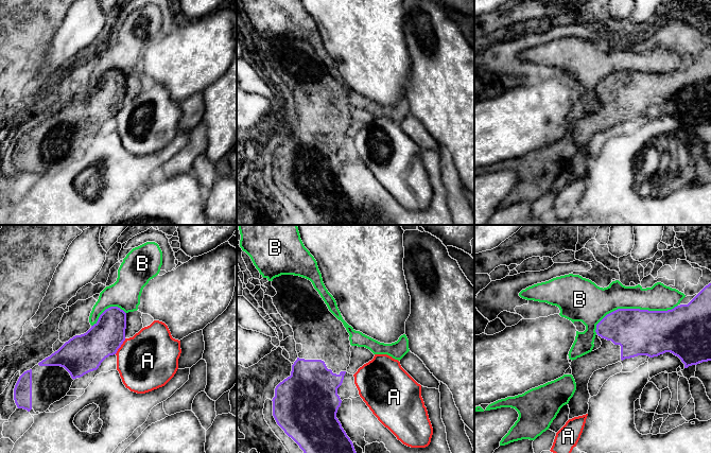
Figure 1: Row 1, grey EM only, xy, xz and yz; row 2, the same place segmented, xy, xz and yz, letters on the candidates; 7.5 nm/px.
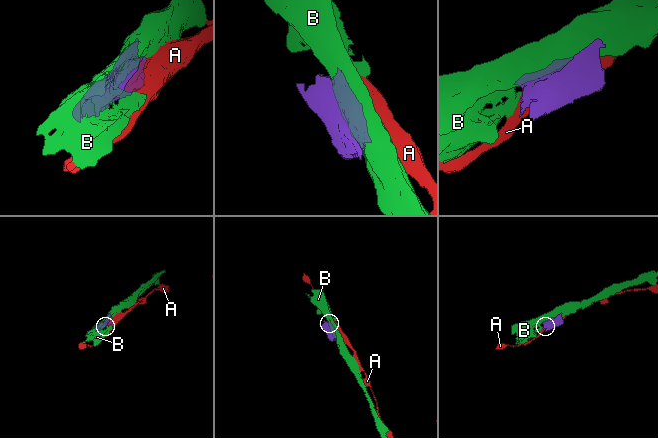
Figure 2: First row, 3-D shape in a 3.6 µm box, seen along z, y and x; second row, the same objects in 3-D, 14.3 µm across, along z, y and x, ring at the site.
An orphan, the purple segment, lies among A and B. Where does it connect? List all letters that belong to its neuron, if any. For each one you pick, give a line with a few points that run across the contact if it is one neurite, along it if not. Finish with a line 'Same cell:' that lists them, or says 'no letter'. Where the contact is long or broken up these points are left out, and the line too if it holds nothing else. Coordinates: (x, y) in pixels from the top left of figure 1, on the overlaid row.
Same cell: no letter

